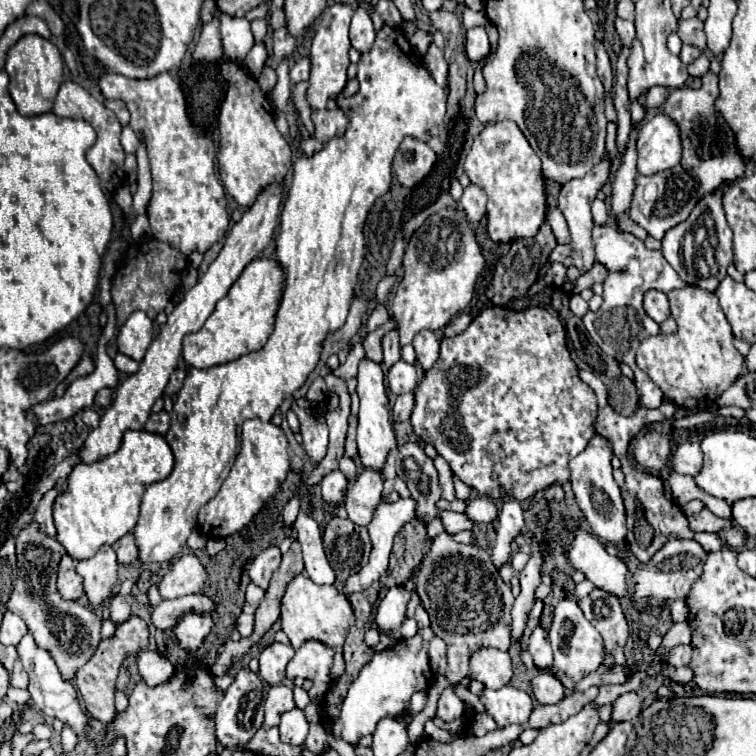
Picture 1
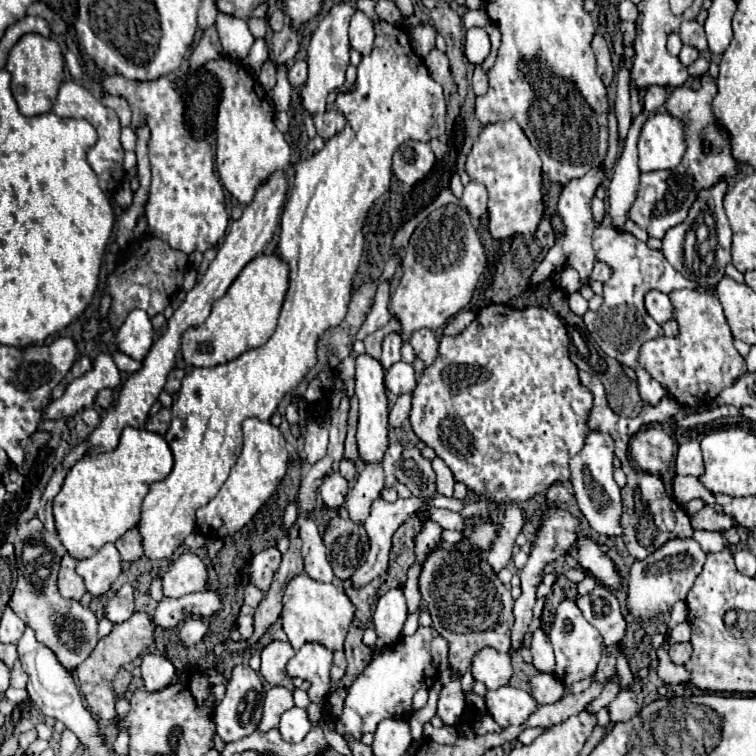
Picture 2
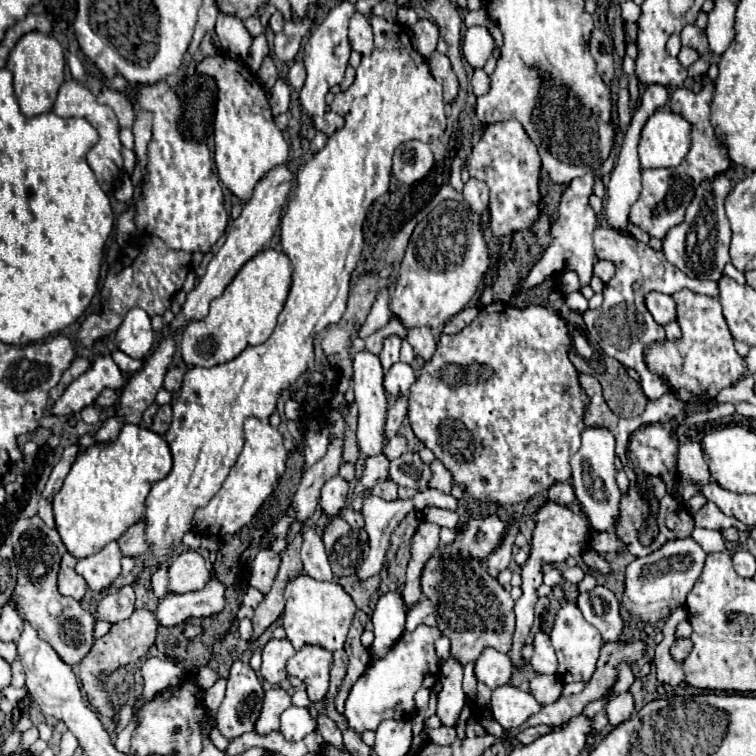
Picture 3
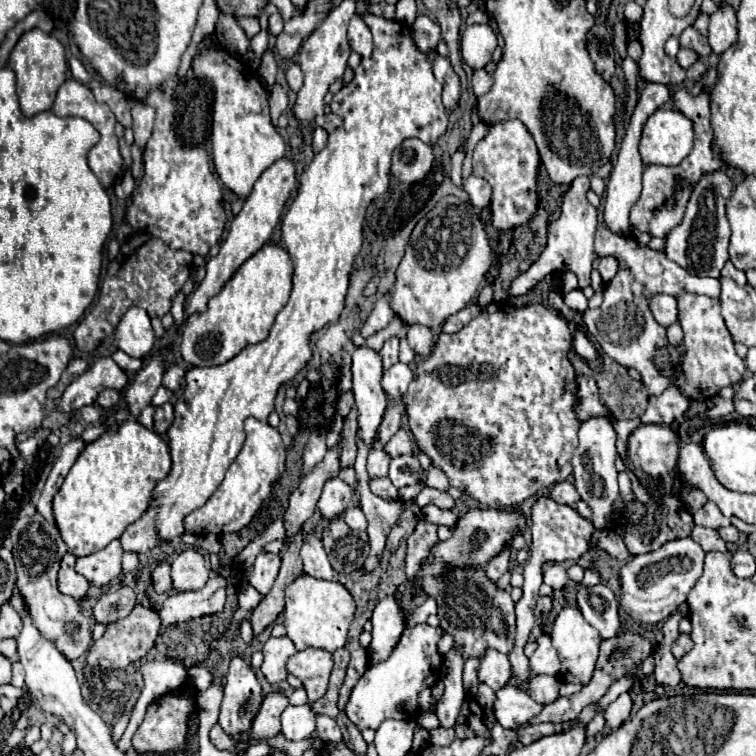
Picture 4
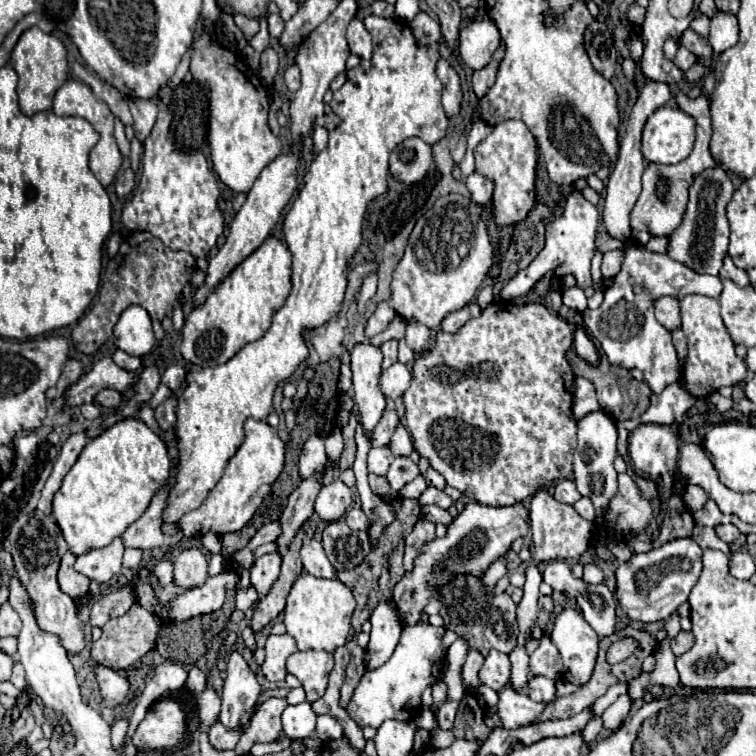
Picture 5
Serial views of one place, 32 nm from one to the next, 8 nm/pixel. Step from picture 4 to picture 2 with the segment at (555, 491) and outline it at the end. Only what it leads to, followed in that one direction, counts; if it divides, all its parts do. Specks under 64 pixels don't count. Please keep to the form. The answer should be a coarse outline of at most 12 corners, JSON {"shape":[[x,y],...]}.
{"shape":[[562,484],[548,488],[548,502],[562,504],[572,492]]}

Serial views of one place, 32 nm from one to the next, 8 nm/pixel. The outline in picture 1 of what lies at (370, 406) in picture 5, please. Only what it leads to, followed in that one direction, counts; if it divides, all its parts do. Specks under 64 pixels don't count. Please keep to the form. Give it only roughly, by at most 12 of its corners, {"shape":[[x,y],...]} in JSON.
{"shape":[[358,364],[358,452],[382,470],[396,446],[384,374]]}

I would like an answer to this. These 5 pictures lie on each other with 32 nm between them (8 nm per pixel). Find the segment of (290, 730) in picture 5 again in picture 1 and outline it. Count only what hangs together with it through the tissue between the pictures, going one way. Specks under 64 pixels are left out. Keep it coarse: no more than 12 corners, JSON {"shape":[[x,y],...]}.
{"shape":[[300,708],[284,712],[278,728],[286,744],[298,746],[308,736]]}

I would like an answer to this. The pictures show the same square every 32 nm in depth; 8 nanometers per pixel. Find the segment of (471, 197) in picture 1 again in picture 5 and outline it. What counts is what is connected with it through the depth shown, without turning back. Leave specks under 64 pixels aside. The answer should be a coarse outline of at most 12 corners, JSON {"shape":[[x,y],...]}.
{"shape":[[470,174],[466,186],[476,204],[492,198],[494,184],[486,176]]}

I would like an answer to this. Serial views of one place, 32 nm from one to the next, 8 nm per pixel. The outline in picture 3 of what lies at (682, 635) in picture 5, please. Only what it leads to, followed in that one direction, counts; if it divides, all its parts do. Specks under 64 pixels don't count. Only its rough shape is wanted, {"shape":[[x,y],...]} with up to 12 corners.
{"shape":[[678,638],[670,652],[682,662],[692,650],[690,638]]}

